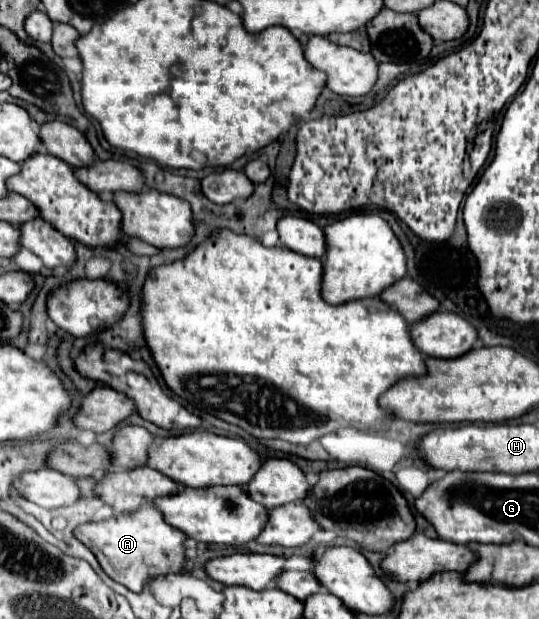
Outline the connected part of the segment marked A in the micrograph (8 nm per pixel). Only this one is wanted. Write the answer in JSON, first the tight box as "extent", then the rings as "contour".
{"extent":[74,504,186,592],"contour":[[[152,504],[142,506],[142,510],[134,510],[134,514],[118,514],[102,522],[82,524],[74,530],[74,536],[92,550],[102,570],[114,582],[132,592],[140,592],[144,582],[152,576],[180,572],[186,558],[186,548],[182,546],[186,536],[180,530],[166,526],[162,514]]]}

